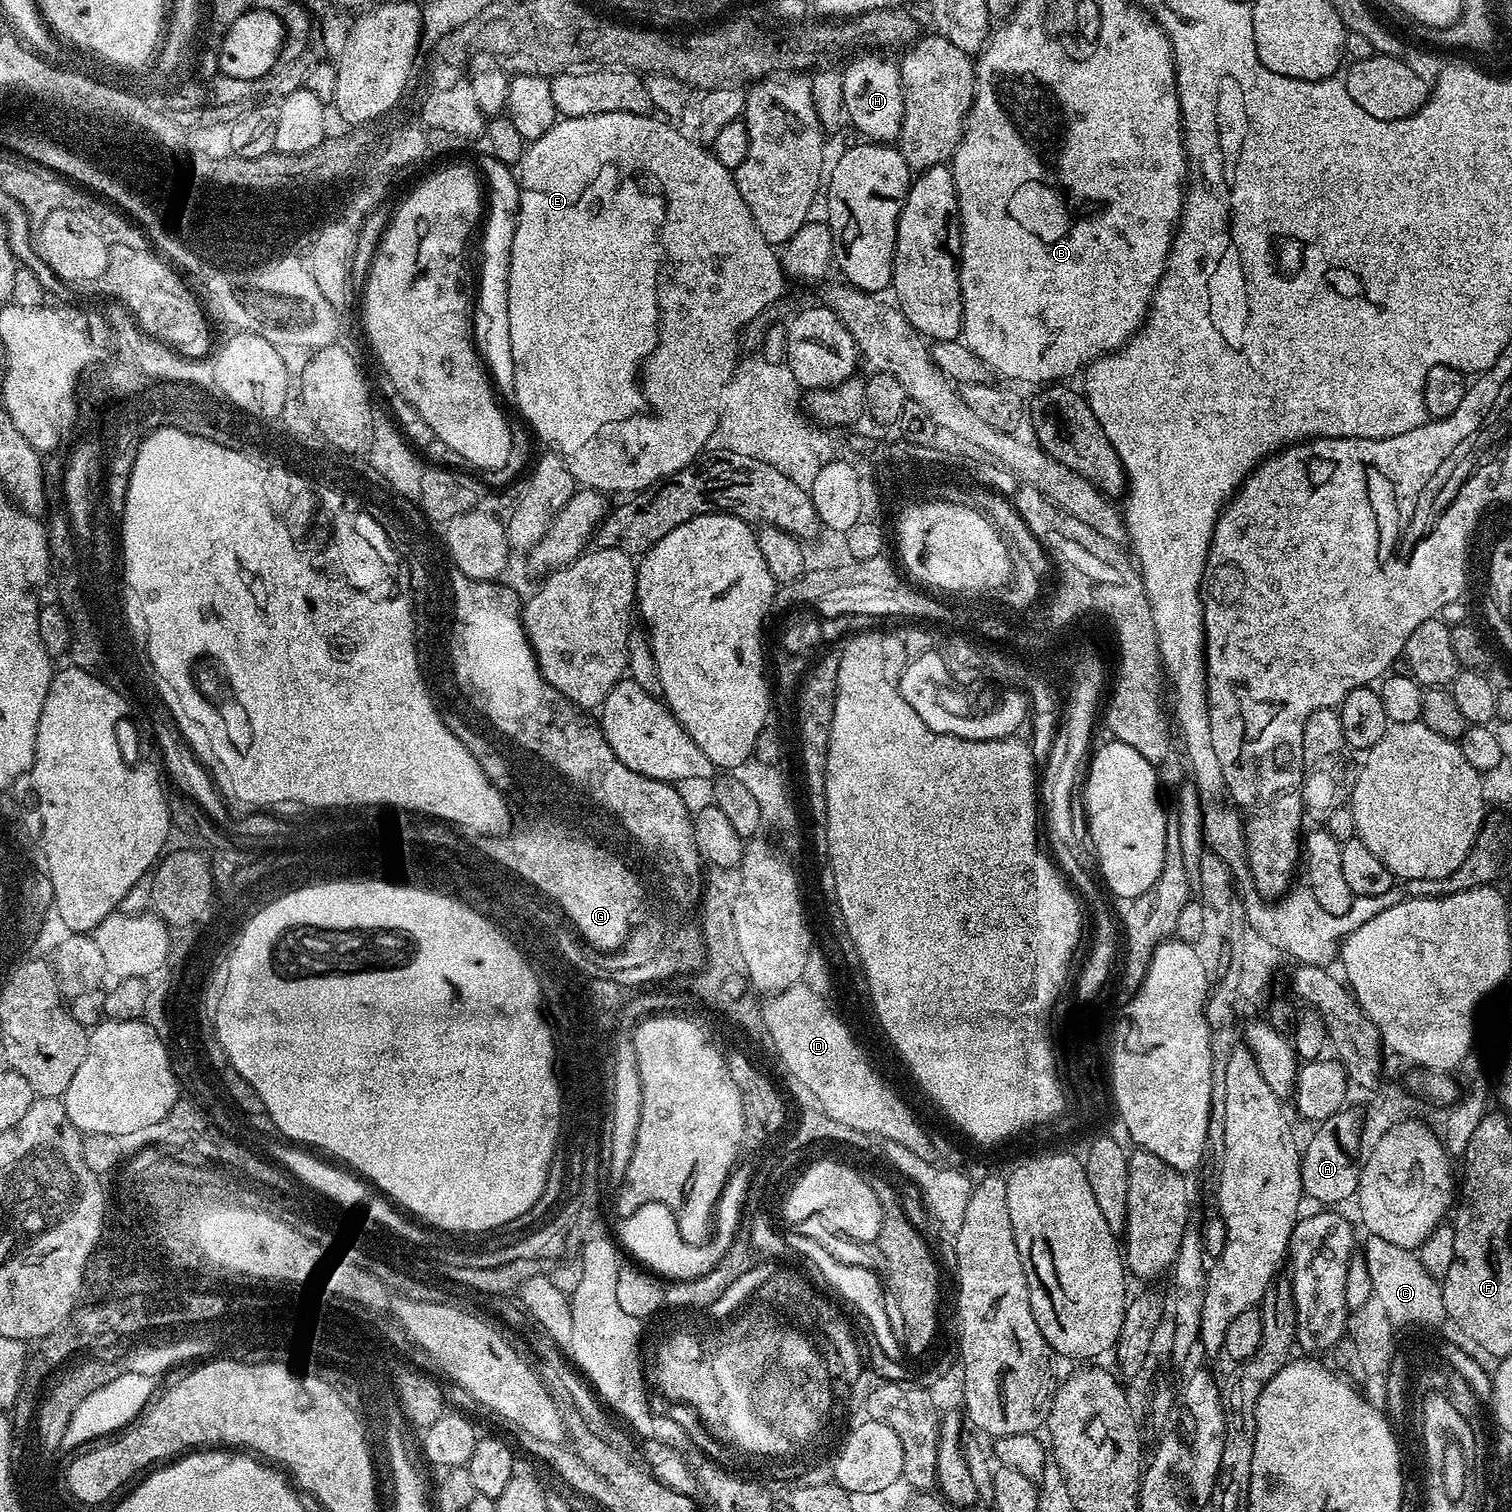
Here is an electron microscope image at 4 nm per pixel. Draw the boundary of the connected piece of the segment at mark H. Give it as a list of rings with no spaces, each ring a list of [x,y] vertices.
[[[868,52],[865,56],[853,55],[844,64],[843,111],[852,119],[852,124],[861,132],[863,139],[877,144],[892,144],[900,139],[900,127],[904,117],[904,91],[900,85],[900,66],[879,56],[876,52]]]

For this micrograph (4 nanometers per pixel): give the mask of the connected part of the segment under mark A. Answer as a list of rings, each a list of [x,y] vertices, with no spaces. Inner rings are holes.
[[[1341,1110],[1335,1112],[1330,1118],[1321,1121],[1315,1128],[1316,1132],[1311,1136],[1307,1146],[1304,1146],[1301,1155],[1301,1184],[1303,1193],[1318,1201],[1324,1202],[1326,1206],[1338,1206],[1336,1204],[1353,1199],[1357,1195],[1359,1184],[1359,1165],[1352,1162],[1352,1153],[1355,1152],[1355,1146],[1360,1142],[1360,1120],[1352,1112]]]

